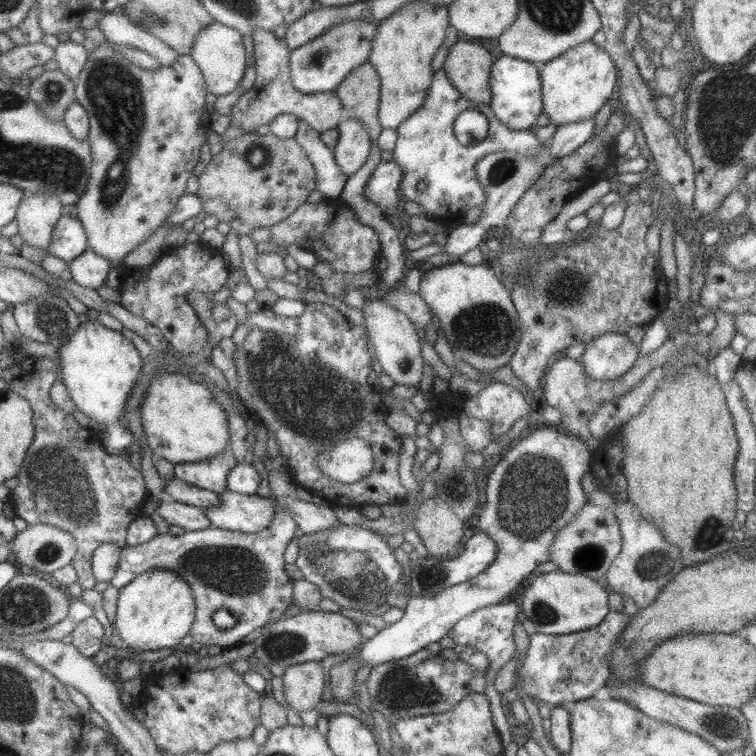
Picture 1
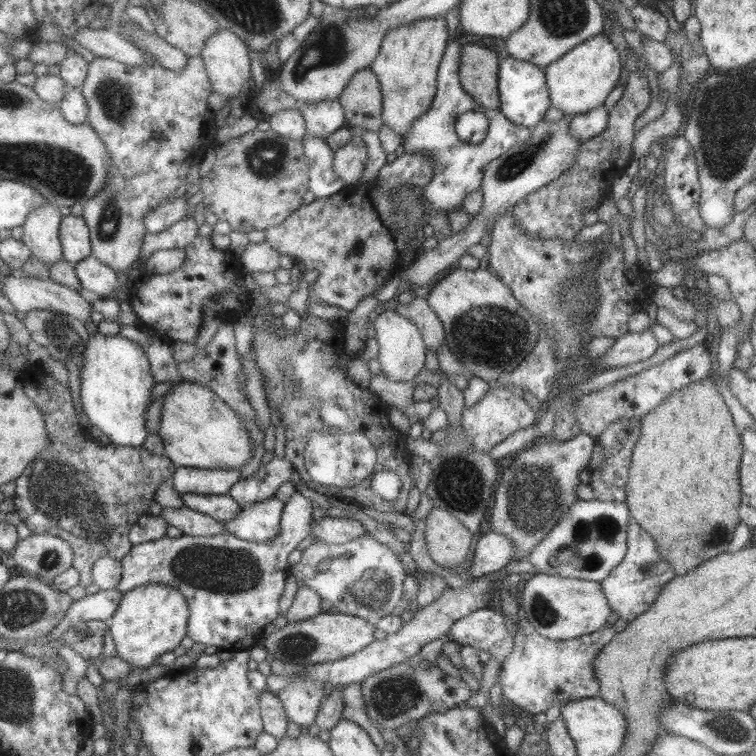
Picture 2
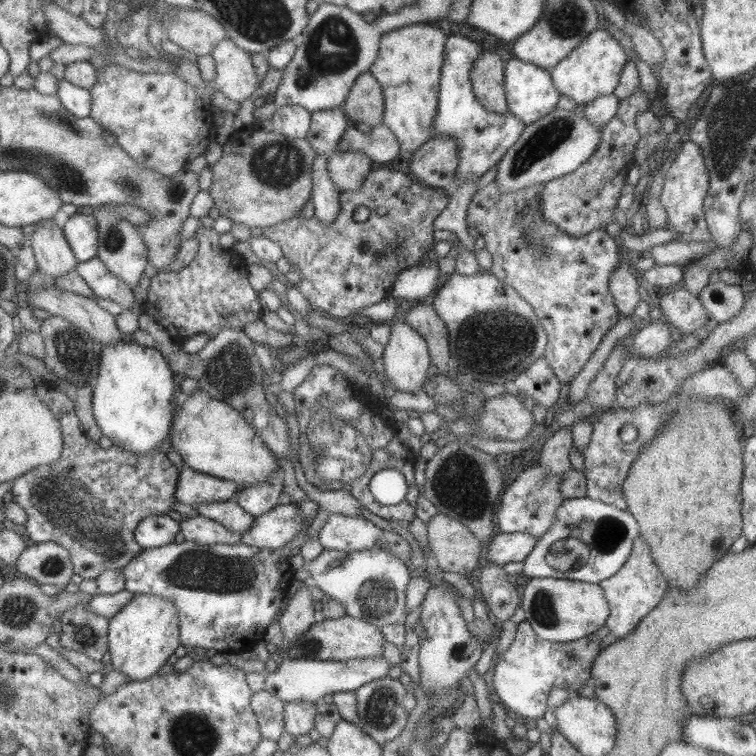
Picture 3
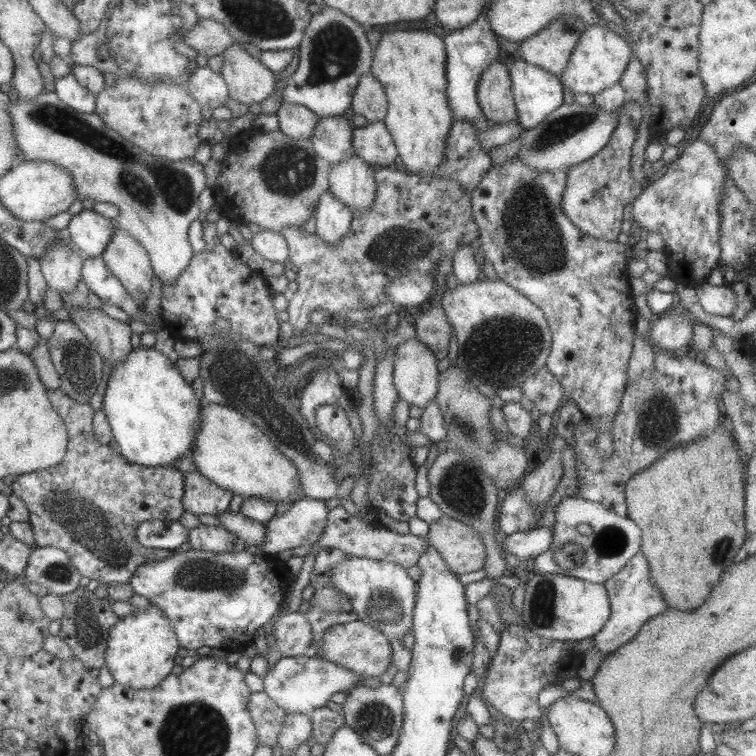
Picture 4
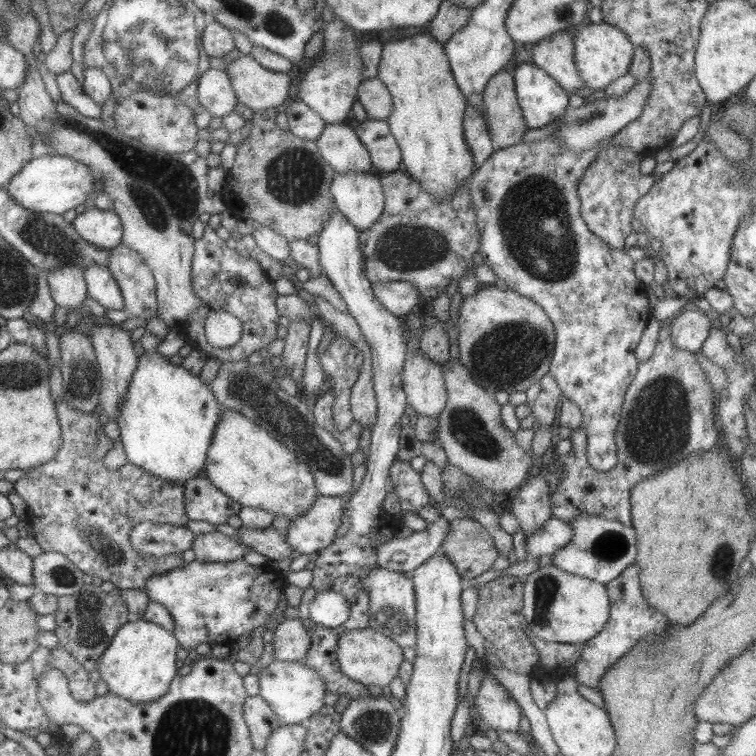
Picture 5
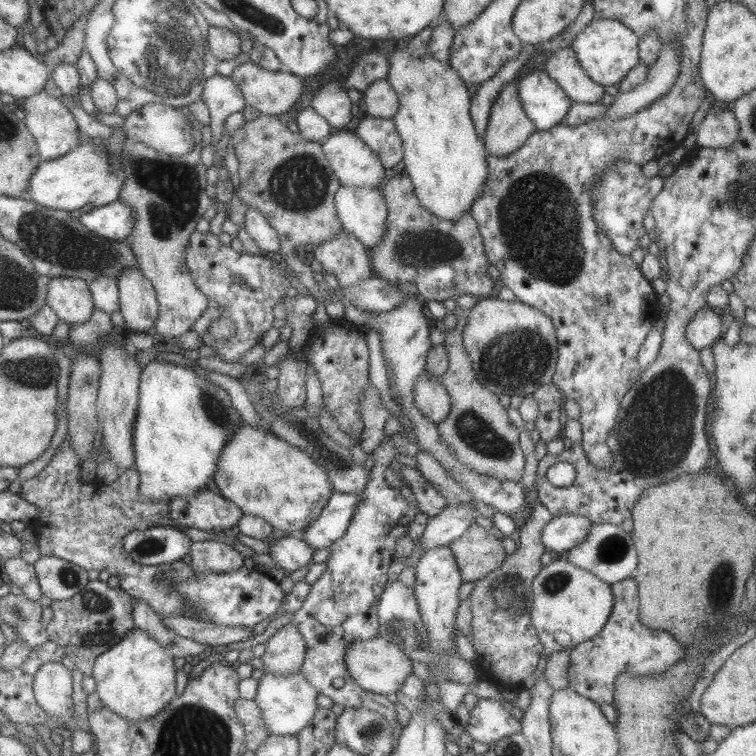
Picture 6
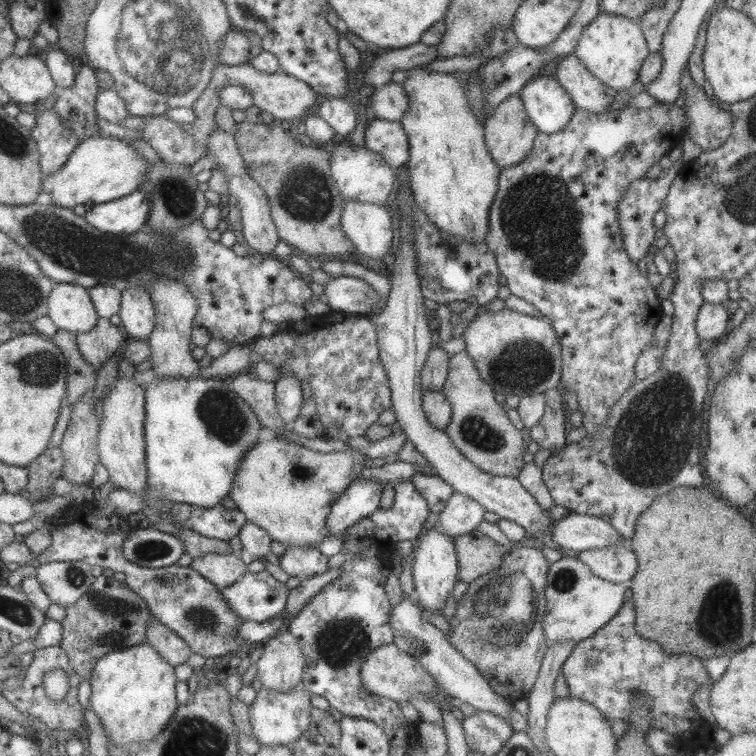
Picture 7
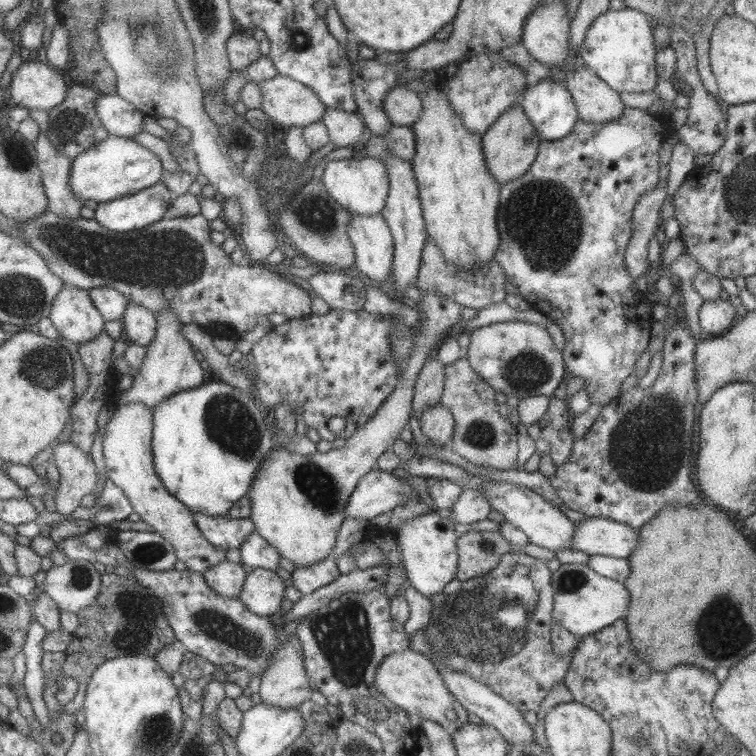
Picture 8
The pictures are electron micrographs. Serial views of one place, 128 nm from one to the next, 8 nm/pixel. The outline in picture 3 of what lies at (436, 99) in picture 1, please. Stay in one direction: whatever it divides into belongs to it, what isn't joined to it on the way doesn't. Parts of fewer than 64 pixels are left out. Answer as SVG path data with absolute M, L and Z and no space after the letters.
M449 34L445 41L445 50L443 51L443 60L440 71L439 92L437 100L437 112L433 116L433 137L437 135L449 135L455 139L457 149L459 149L459 162L457 162L457 172L455 175L463 179L479 179L481 175L503 156L503 153L519 138L519 135L525 129L525 125L510 115L499 116L498 113L485 110L483 105L473 95L471 82L469 81L471 66L477 60L477 56L483 52L483 48L473 42L473 39L463 38L461 34Z

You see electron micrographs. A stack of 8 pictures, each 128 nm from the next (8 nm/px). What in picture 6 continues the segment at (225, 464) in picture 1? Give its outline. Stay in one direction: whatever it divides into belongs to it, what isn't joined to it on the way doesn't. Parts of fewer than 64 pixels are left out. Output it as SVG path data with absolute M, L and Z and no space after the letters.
M208 489L200 491L194 496L183 496L172 499L168 502L169 518L178 526L199 528L199 530L212 530L214 533L229 533L233 524L238 524L241 518L241 510L235 507L235 504L229 503L229 500L222 498L219 494L214 494Z

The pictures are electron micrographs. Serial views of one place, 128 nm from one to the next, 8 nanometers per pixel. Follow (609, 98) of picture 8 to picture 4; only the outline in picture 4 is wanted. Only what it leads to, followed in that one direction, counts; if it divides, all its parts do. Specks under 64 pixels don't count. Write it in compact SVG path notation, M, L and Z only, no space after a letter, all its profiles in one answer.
M560 17L533 36L520 41L519 58L559 77L587 27L576 17Z

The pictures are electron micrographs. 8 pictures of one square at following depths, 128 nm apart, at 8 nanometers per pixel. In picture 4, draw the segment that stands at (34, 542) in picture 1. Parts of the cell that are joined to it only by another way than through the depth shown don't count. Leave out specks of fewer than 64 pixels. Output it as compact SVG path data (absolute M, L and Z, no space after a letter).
M51 546L31 549L24 574L29 582L45 587L47 593L61 596L79 587L79 572L61 548Z

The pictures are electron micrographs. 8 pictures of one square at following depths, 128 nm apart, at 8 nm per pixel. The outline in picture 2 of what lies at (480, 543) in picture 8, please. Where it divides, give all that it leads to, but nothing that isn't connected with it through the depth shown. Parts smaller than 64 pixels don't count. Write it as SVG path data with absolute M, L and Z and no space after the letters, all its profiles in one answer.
M434 507L425 516L424 539L431 560L447 569L463 565L473 544L471 533L460 520Z

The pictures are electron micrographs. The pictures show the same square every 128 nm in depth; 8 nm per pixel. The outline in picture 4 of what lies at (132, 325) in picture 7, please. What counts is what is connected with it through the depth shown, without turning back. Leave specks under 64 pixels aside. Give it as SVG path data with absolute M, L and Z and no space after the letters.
M115 226L100 257L137 305L149 296L154 272L146 250L137 240Z

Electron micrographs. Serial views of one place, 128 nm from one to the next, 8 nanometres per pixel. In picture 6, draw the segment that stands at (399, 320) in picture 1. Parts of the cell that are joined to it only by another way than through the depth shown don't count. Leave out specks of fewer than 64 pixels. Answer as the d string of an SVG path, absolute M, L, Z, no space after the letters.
M421 370L413 384L413 405L424 418L437 424L449 415L451 401L440 378L429 376L425 370Z

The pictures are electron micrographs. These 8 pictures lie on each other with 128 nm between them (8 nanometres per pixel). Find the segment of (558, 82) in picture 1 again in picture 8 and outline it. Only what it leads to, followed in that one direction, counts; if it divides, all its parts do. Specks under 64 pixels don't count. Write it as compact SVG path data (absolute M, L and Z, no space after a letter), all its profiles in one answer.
M631 8L611 10L597 16L585 31L577 57L608 88L621 92L652 92L657 84L655 46L648 16Z

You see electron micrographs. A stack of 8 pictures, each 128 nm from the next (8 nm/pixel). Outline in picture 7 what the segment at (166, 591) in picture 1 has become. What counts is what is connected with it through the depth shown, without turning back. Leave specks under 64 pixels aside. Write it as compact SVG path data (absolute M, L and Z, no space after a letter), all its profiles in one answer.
M147 642L107 652L95 661L88 678L91 686L88 706L113 746L129 745L129 742L145 744L167 726L169 718L178 708L173 667Z

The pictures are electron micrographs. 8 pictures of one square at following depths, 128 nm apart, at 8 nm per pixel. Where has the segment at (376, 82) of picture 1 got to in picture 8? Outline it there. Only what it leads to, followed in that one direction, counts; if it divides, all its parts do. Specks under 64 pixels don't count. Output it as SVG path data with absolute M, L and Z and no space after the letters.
M401 84L385 94L381 106L393 124L407 127L419 118L422 110L419 96Z

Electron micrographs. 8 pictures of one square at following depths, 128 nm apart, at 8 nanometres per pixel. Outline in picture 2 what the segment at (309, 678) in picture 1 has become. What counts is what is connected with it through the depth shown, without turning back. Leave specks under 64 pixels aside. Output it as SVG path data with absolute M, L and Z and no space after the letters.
M295 678L277 692L276 698L282 703L288 720L304 728L314 723L323 696L323 686L319 682Z

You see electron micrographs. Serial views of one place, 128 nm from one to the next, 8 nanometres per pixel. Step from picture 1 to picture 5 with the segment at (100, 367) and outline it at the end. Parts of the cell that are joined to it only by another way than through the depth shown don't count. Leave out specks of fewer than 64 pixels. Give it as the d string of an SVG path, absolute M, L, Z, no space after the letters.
M158 352L144 353L137 358L137 368L133 370L115 420L127 463L141 468L147 475L156 476L163 483L183 485L204 470L205 456L222 410L223 406L217 403L209 385L201 382L197 375L189 373L173 359L161 356Z

